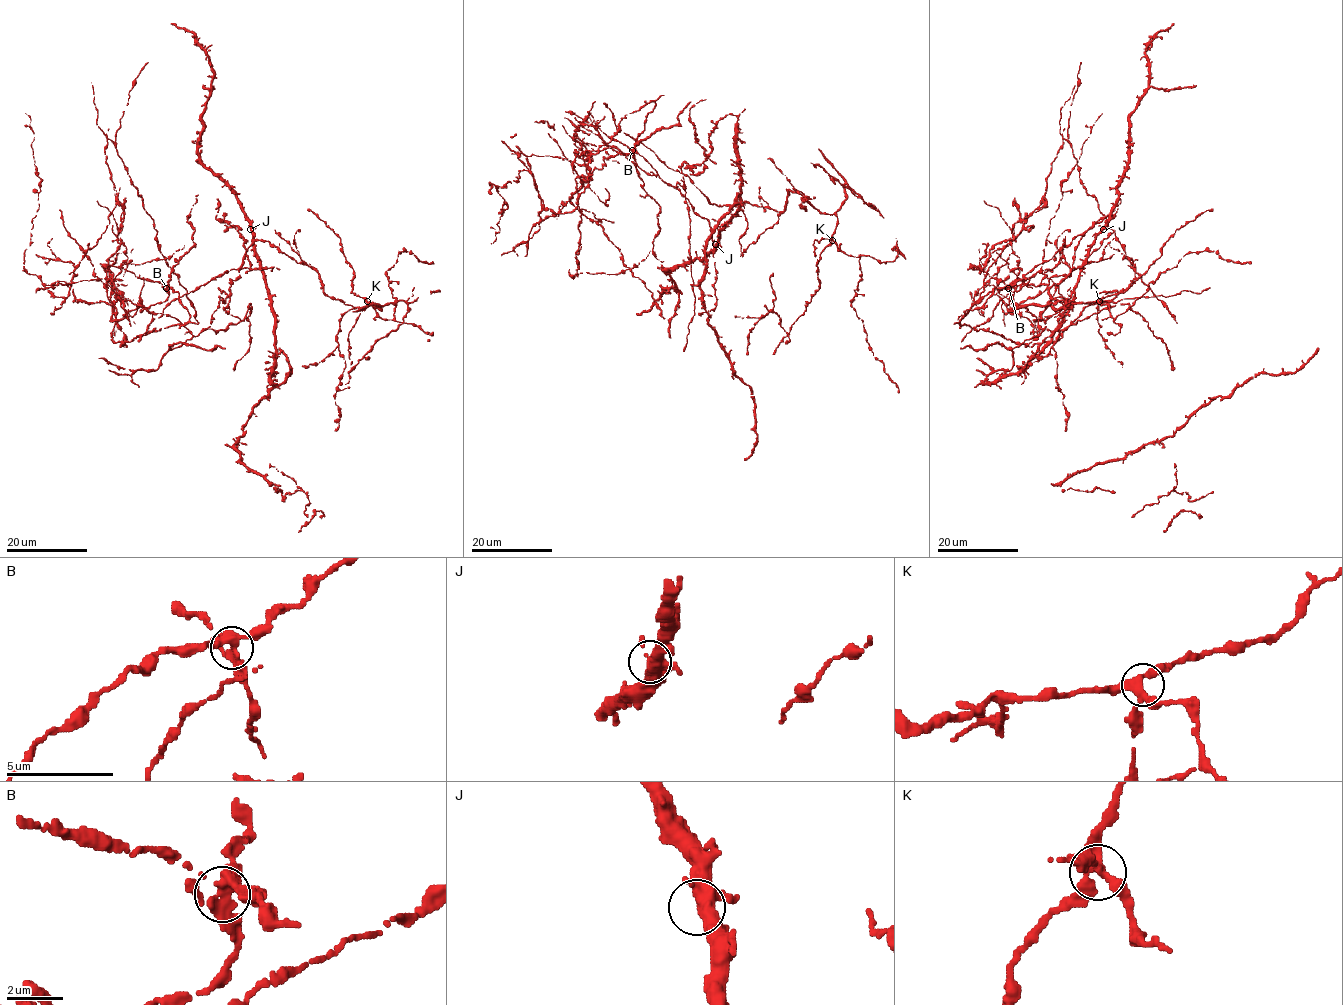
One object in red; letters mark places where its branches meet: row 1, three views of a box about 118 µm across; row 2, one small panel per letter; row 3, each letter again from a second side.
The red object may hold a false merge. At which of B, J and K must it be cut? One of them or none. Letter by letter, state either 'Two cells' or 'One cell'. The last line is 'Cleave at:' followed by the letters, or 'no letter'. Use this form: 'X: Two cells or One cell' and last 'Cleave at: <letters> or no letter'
B: Two cells
J: One cell
K: One cell
Cleave at: B

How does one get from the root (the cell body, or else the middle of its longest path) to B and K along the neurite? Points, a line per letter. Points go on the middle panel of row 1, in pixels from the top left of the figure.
B: (588, 169), (590, 179), (585, 181), (602, 167), (604, 158), (633, 154), (632, 150)
K: (588, 169), (619, 125), (710, 203), (783, 211), (789, 190), (800, 193), (837, 217), (832, 240)

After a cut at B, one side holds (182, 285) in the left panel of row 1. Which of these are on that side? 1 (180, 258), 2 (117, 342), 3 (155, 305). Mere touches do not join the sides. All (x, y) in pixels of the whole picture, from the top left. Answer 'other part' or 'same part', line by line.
1: other part
2: other part
3: same part

